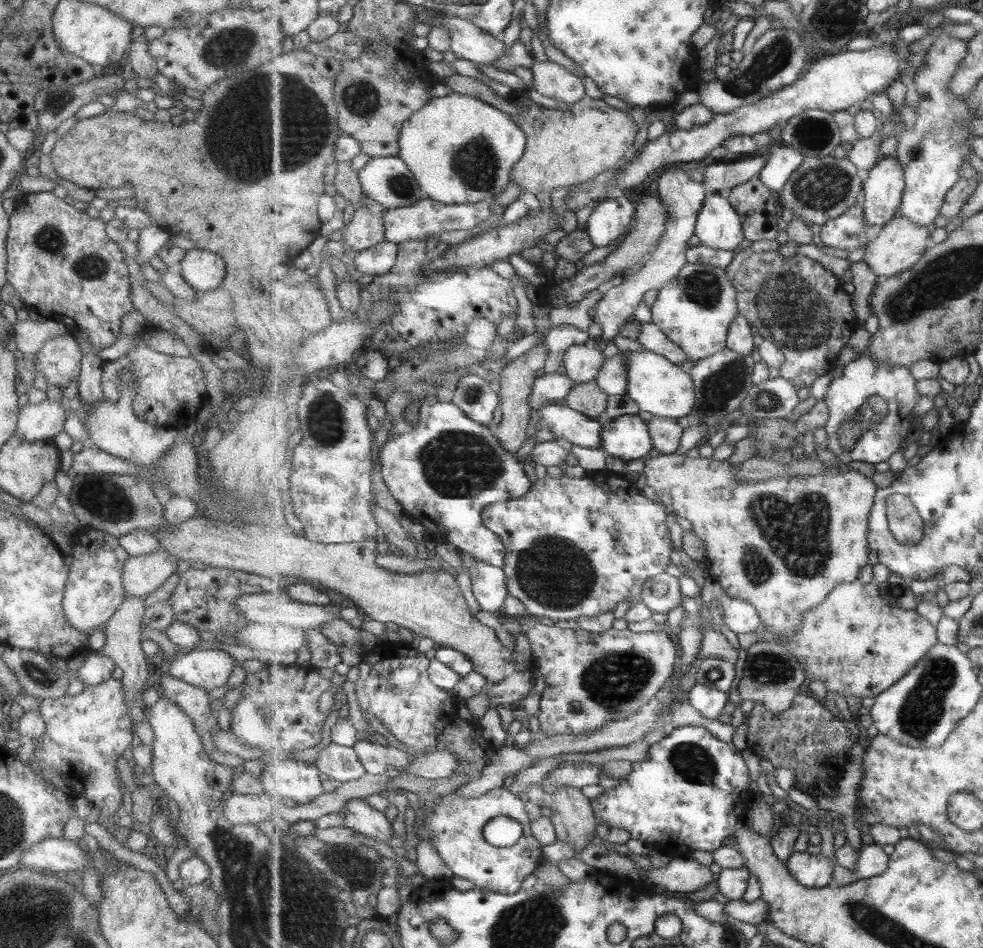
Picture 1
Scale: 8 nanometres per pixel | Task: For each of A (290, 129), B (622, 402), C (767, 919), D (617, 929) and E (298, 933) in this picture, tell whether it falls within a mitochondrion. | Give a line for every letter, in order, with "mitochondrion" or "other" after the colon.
A: mitochondrion
B: other
C: other
D: other
E: mitochondrion

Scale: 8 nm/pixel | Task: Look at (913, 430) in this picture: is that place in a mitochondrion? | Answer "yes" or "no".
no

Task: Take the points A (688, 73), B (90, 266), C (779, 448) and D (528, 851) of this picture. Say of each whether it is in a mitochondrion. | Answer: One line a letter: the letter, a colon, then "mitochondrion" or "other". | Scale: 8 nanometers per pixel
A: other
B: mitochondrion
C: other
D: other

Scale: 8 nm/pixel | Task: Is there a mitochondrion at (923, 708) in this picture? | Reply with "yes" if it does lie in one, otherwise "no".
yes

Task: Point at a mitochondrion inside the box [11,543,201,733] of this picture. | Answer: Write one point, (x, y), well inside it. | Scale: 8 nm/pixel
(44, 678)

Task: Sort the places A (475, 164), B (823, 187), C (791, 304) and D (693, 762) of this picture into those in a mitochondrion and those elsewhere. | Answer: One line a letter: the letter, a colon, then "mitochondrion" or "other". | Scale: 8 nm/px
A: mitochondrion
B: mitochondrion
C: mitochondrion
D: mitochondrion

